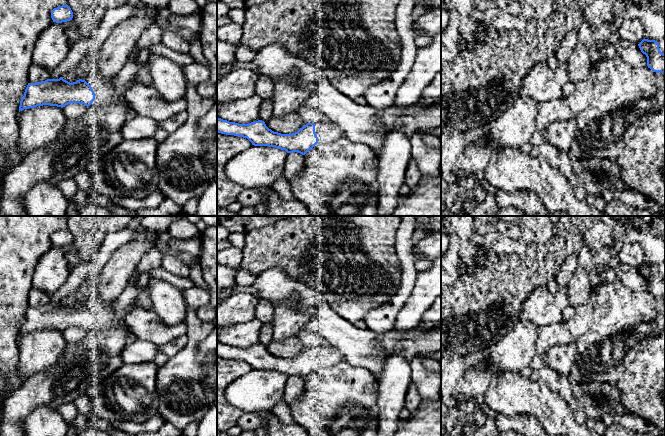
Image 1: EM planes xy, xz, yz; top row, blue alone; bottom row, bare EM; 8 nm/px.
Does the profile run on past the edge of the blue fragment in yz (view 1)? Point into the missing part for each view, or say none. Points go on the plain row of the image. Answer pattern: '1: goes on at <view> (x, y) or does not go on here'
1: does not go on here

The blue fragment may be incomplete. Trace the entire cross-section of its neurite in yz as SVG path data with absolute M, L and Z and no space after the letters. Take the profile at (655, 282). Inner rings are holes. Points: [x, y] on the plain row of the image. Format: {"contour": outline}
{"contour": "M644 262L638 270L647 281L648 292L653 296L665 298L665 278L660 275L658 266Z"}

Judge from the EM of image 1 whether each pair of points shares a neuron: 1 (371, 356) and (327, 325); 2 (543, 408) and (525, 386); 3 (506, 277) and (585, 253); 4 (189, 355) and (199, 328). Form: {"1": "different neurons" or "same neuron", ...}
{"1": "same neuron", "2": "same neuron", "3": "different neurons", "4": "same neuron"}

